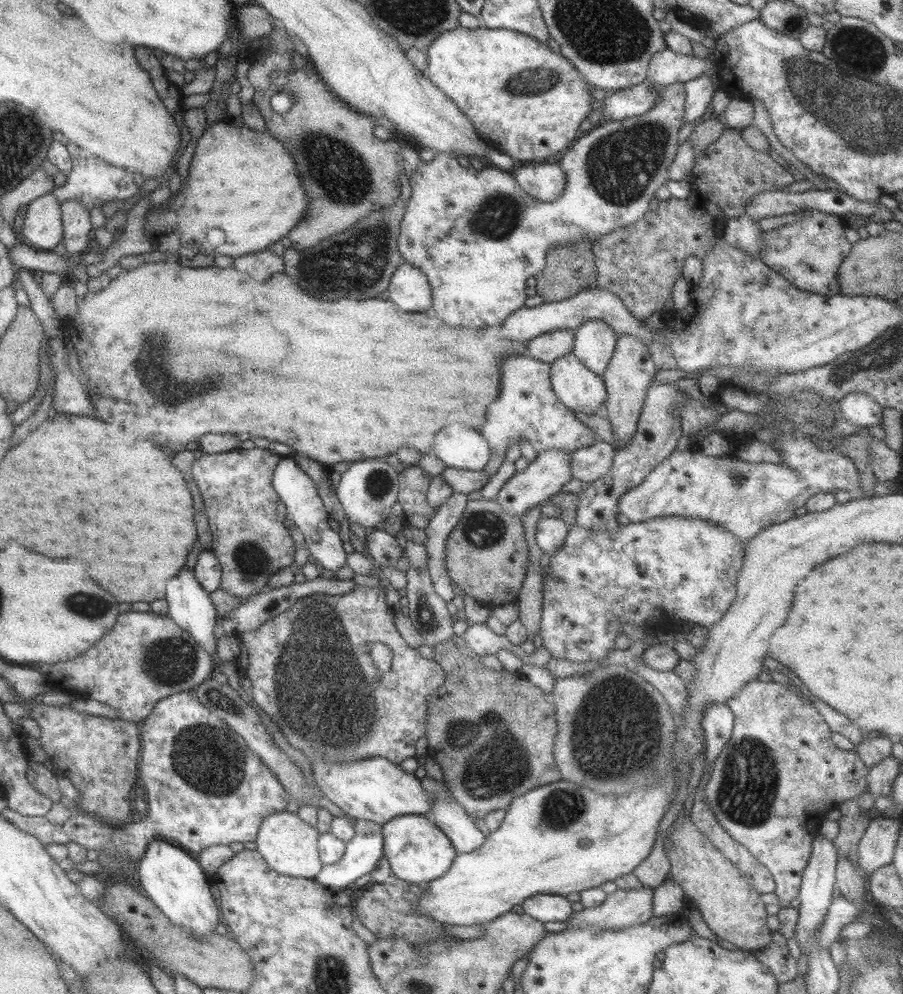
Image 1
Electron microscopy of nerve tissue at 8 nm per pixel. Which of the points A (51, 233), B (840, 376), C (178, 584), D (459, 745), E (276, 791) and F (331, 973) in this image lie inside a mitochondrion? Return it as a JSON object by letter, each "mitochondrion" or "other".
{"A":"other","B":"mitochondrion","C":"other","D":"mitochondrion","E":"other","F":"mitochondrion"}

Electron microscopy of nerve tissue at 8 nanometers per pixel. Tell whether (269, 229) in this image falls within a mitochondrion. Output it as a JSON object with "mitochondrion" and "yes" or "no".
{"mitochondrion":"no"}

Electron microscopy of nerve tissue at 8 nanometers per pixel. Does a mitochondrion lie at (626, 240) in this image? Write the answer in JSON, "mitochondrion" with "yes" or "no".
{"mitochondrion":"no"}

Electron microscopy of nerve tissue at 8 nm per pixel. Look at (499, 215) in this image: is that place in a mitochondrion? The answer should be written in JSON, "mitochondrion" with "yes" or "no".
{"mitochondrion":"yes"}

